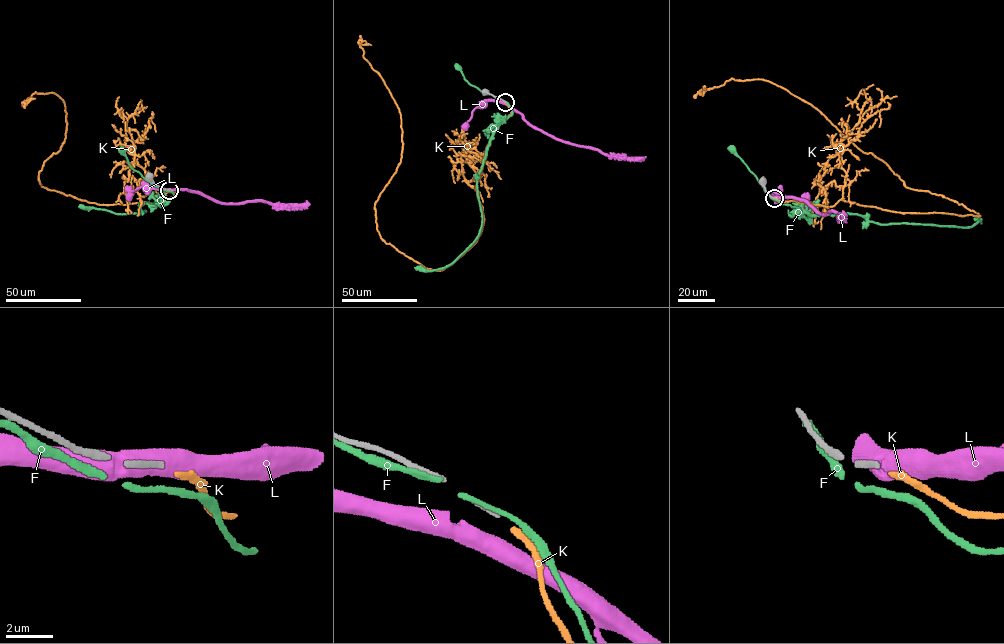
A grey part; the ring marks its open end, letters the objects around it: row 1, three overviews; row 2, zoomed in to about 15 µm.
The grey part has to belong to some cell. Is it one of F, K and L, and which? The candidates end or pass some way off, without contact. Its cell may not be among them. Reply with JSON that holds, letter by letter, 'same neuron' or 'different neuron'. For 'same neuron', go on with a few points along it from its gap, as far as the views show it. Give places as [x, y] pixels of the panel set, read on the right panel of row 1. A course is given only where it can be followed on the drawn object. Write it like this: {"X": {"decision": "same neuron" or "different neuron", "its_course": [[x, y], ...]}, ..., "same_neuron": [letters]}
{"F": {"decision": "different neuron"}, "K": {"decision": "same neuron", "its_course": [[775, 198], [980, 216], [907, 188], [818, 110], [772, 83], [730, 79], [701, 89]]}, "L": {"decision": "different neuron"}, "same_neuron": ["K"]}

